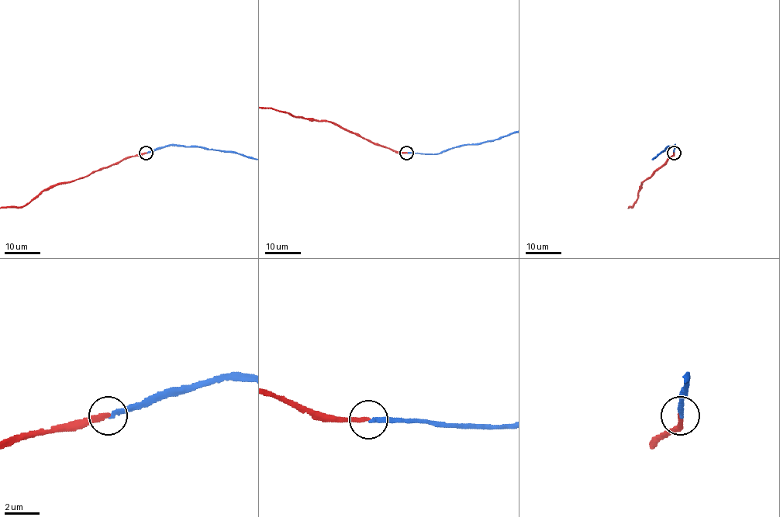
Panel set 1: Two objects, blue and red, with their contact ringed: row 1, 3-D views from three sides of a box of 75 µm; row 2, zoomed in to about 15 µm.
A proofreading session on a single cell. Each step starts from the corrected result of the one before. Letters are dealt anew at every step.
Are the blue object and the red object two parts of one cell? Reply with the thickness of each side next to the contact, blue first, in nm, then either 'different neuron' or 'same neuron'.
200 nm thick on the blue side, 280 nm on the other; same neuron

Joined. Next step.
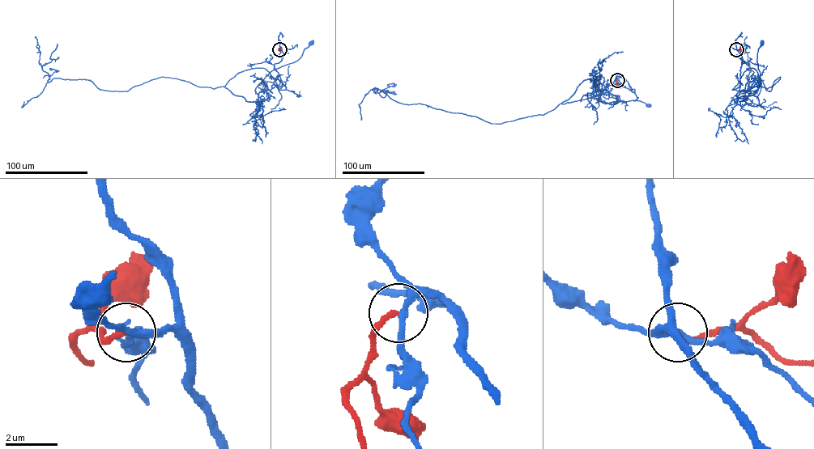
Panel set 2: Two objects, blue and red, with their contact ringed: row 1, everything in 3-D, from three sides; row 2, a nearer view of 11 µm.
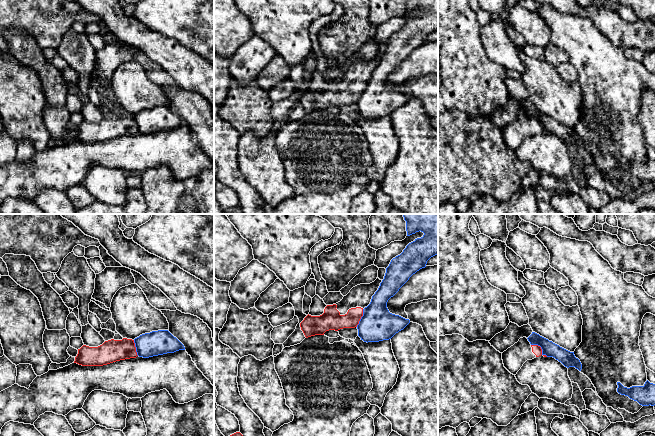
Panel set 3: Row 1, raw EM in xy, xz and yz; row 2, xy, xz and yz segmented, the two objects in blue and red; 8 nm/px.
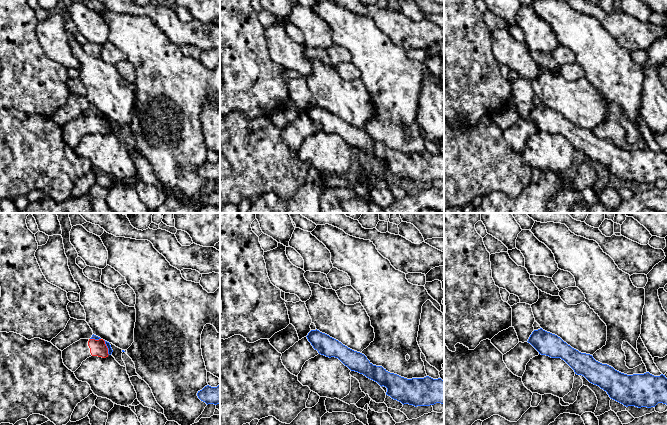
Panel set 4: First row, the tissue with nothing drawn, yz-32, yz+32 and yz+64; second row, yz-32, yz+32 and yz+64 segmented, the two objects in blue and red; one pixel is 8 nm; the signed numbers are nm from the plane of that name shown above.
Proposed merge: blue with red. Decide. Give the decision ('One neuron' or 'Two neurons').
Two neurons

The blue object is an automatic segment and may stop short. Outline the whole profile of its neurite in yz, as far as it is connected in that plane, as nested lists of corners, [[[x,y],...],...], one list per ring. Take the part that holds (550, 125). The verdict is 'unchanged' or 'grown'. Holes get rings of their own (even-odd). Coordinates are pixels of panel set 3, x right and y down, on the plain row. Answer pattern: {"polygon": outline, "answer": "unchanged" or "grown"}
{"polygon": [[[532,108],[527,115],[531,121],[538,121],[541,123],[542,131],[555,134],[567,144],[575,143],[581,147],[582,140],[580,136],[575,133],[574,128],[570,128],[560,123],[559,121],[549,117],[535,108]]], "answer": "unchanged"}

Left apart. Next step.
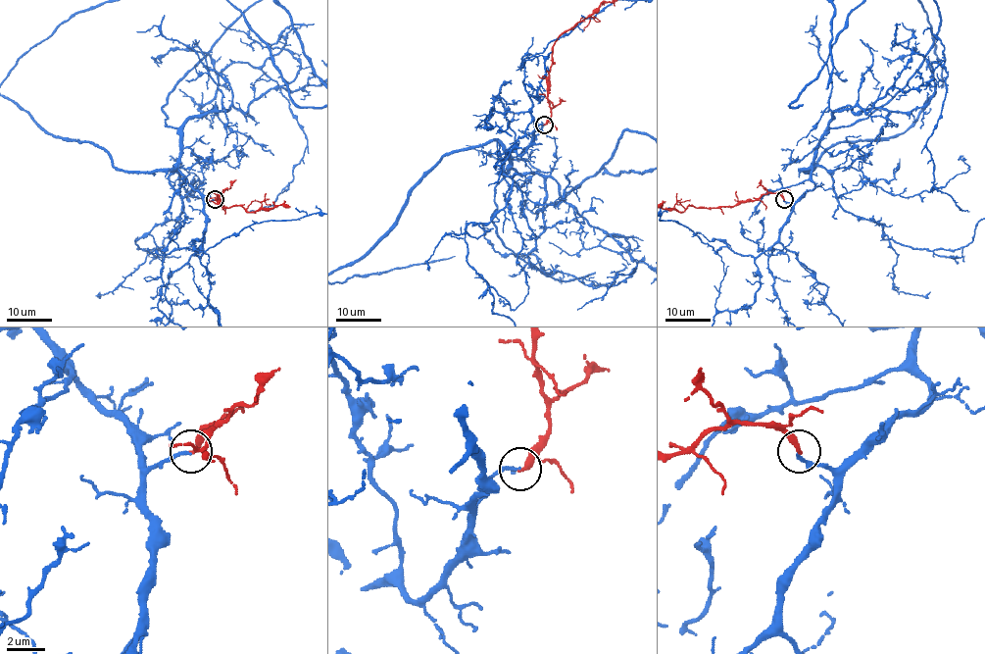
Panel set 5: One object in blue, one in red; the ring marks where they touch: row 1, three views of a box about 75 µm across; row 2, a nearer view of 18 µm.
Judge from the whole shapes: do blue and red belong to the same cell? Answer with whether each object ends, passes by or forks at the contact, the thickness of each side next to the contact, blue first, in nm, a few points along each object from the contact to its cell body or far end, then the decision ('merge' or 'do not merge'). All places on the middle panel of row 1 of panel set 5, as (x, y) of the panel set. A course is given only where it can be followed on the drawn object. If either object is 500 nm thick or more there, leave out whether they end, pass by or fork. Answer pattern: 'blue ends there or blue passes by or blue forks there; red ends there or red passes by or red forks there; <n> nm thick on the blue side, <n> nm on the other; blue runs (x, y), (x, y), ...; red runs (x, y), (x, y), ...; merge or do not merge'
blue ends there; red ends there; 160 nm thick on the blue side, 280 nm on the other; red runs (544, 125), (551, 115), (548, 81), (554, 43), (603, 2), (615, 2); merge

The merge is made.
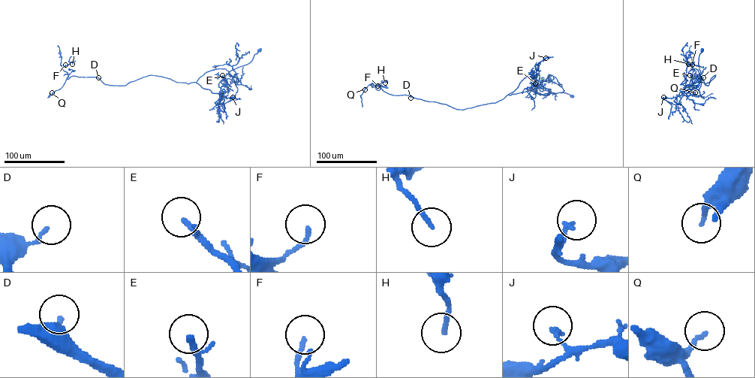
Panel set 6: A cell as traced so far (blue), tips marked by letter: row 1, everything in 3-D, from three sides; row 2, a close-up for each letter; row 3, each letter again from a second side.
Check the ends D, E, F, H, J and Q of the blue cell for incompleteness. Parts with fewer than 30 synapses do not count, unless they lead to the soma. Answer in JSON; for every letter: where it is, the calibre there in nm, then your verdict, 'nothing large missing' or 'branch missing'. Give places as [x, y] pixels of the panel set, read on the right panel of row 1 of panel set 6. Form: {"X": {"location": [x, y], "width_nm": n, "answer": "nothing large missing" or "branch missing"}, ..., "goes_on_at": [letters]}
{"D": {"location": [703, 77], "width_nm": 150, "answer": "nothing large missing"}, "E": {"location": [690, 75], "width_nm": 160, "answer": "branch missing"}, "F": {"location": [692, 65], "width_nm": 160, "answer": "nothing large missing"}, "H": {"location": [688, 64], "width_nm": 160, "answer": "nothing large missing"}, "J": {"location": [663, 97], "width_nm": 190, "answer": "nothing large missing"}, "Q": {"location": [695, 92], "width_nm": 150, "answer": "nothing large missing"}, "goes_on_at": ["E"]}

